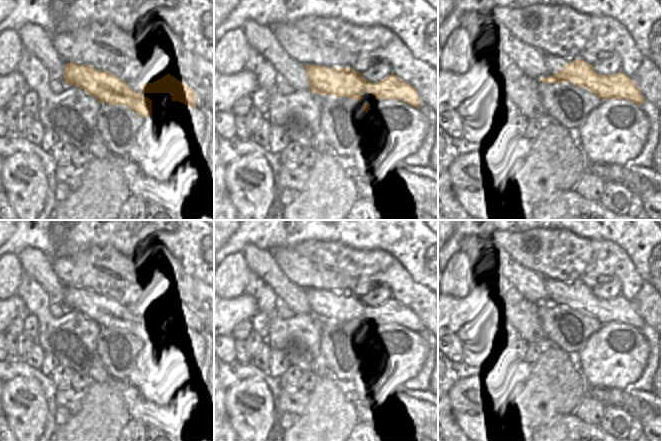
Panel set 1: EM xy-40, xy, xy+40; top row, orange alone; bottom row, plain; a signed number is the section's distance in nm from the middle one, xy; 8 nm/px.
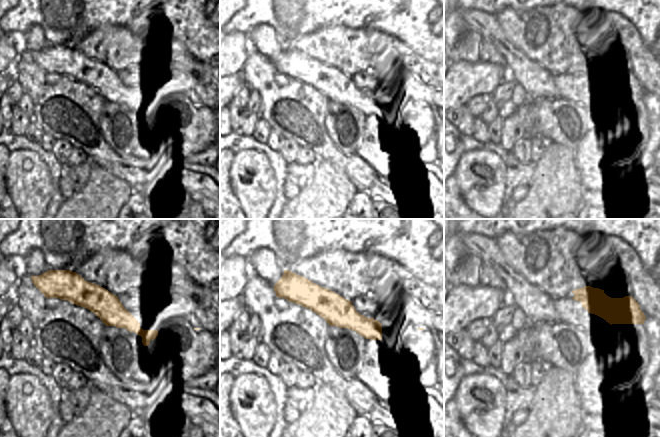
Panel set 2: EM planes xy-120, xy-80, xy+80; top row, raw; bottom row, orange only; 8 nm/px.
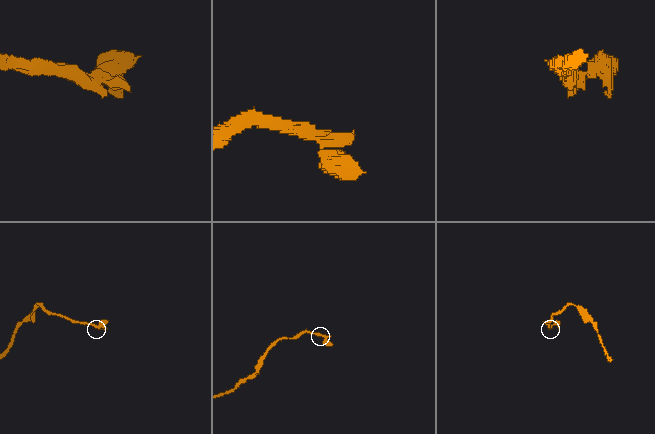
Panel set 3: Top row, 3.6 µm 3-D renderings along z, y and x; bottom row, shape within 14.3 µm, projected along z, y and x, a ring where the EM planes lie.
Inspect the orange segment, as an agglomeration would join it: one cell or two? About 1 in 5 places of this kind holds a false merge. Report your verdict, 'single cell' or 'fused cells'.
fused cells

